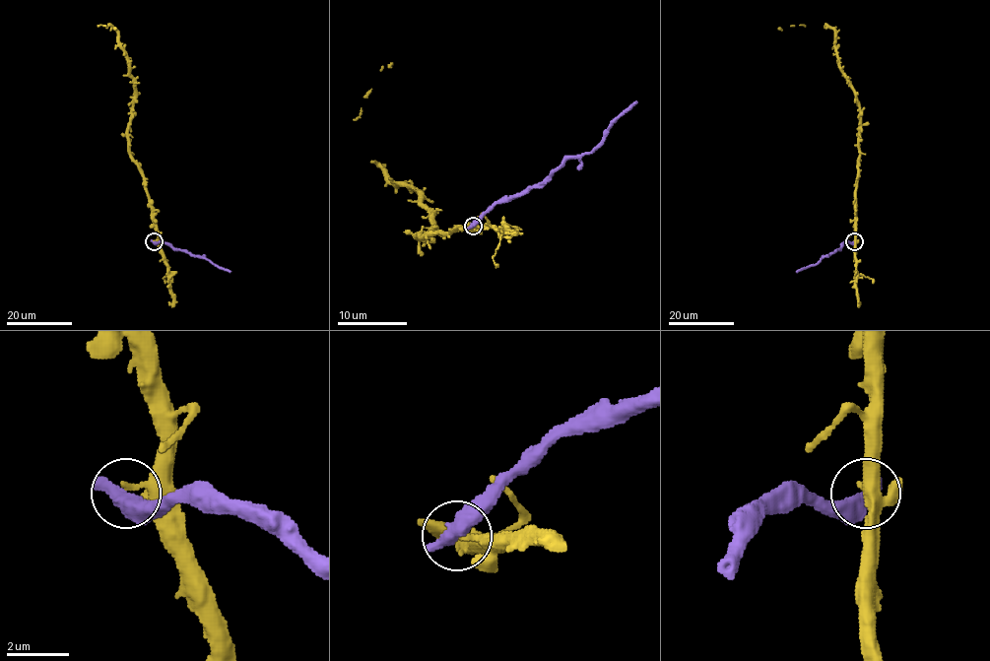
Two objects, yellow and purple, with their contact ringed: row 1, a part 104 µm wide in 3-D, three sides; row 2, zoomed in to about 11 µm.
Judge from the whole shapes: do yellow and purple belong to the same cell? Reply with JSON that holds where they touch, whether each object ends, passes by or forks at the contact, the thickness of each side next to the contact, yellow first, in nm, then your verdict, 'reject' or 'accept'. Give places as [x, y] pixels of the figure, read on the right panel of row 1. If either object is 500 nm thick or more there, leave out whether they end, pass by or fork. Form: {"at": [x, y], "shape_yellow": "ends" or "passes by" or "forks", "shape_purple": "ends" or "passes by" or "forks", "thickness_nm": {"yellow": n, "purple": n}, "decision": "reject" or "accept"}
{"at": [854, 241], "thickness_nm": {"yellow": 240, "purple": 650}, "decision": "reject"}

